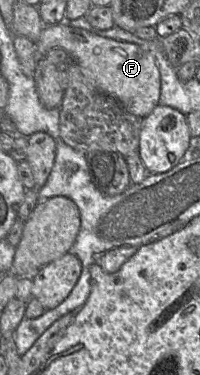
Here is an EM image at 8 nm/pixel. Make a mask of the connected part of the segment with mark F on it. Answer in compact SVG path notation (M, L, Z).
M67 22L49 25L44 28L36 43L38 58L55 48L64 49L78 64L86 79L99 91L114 97L129 113L145 118L159 105L161 76L155 57L140 45L106 38L85 29L70 26Z

